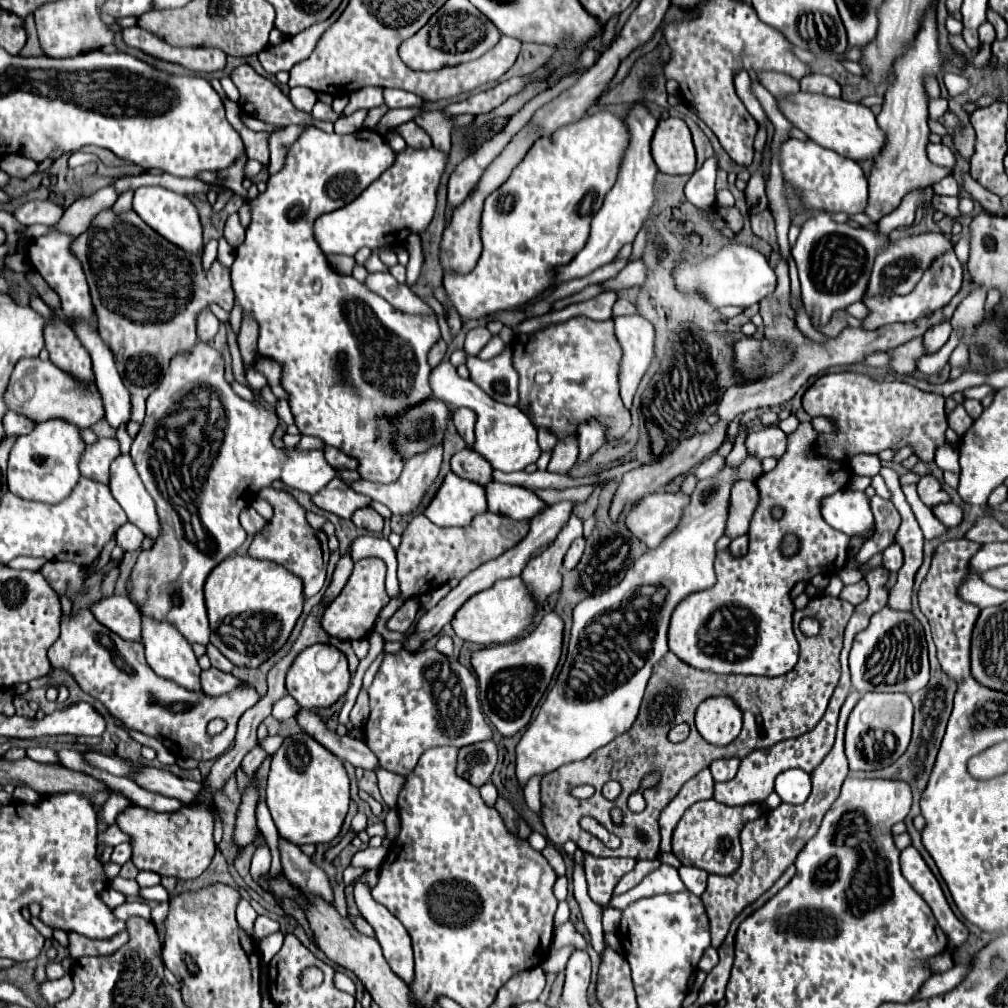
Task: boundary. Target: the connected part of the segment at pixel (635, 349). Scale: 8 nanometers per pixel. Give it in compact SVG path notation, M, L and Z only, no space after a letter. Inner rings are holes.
M619 316L613 322L617 340L623 348L621 398L625 406L631 408L639 382L655 356L655 326L643 316Z

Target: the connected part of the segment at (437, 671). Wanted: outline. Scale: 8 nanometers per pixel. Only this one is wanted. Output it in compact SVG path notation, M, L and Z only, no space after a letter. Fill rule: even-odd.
M435 648L385 654L367 692L371 714L365 724L365 744L389 772L407 776L421 754L433 746L463 748L493 738L477 700L477 678L457 658L445 656Z

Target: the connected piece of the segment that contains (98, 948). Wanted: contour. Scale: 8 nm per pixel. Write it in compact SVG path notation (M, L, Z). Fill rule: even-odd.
M69 932L69 954L71 958L81 958L81 956L101 956L101 954L113 954L113 950L121 948L129 940L127 933L119 933L111 940L89 940L83 934Z

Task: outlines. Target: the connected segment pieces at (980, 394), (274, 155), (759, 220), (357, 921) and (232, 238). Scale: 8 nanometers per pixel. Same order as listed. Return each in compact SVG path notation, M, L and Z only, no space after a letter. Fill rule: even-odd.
M983 384L983 386L977 386L977 388L969 388L965 390L965 398L975 398L975 400L983 400L985 396L989 396L993 392L993 388L989 384Z
M295 124L281 128L279 132L273 132L269 138L270 165L268 165L269 174L277 174L285 166L285 158L293 142L299 140L303 130L307 130L307 124Z
M765 210L765 212L761 212L761 214L751 216L751 228L753 228L753 232L755 232L759 238L767 240L773 248L777 248L775 222L773 222L773 216L771 216L771 212L769 212L769 210Z
M349 916L349 920L351 920L351 924L353 924L361 934L365 934L365 936L375 936L375 930L369 926L369 922L367 922L365 918L361 918L361 916Z
M233 214L233 216L229 216L227 218L227 224L225 224L225 240L233 246L233 248L237 248L241 242L243 242L243 238L245 238L245 228L241 226L241 222L239 222L239 216L237 214Z

